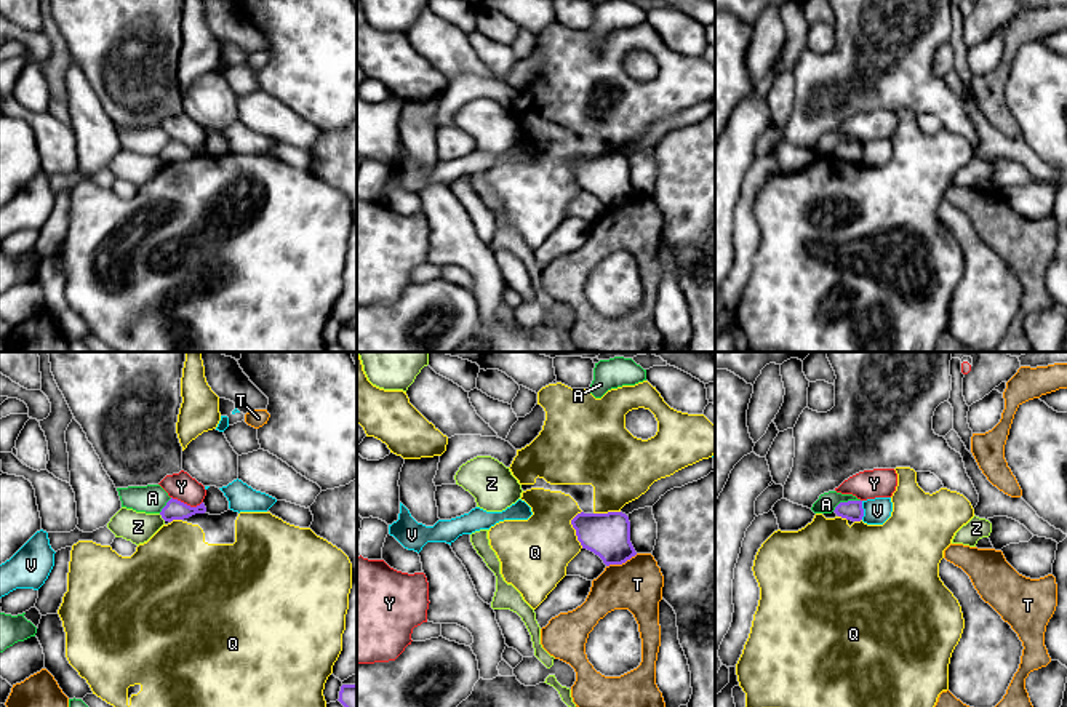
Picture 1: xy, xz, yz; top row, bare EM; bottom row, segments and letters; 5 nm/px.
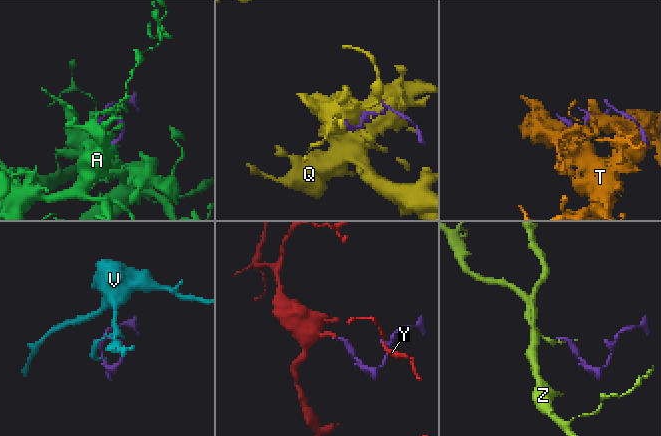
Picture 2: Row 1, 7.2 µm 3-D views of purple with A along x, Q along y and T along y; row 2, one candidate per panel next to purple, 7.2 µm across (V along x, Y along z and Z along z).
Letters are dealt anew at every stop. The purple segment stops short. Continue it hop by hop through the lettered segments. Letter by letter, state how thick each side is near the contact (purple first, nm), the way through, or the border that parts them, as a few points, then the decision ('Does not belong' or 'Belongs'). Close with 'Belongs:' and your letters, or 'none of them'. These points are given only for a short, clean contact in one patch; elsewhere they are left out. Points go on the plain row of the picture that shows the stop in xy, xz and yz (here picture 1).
A: Thickness 100 nm (purple) against 100 nm. Does not belong
Q: Thickness 220 nm (purple) against 340 nm. Does not belong
T: Thickness 220 nm (purple) against 260 nm. Does not belong
V: Thickness 100 nm (purple) against 130 nm. Boundary: yz (861, 143), (863, 160). Does not belong
Y: Thickness 100 nm (purple) against 140 nm. Boundary: xy (171, 138), (191, 147), (202, 144). Does not belong
Z: Thickness 100 nm (purple) against 160 nm. Boundary: xy (159, 155), (165, 162). Does not belong
Belongs: none of them

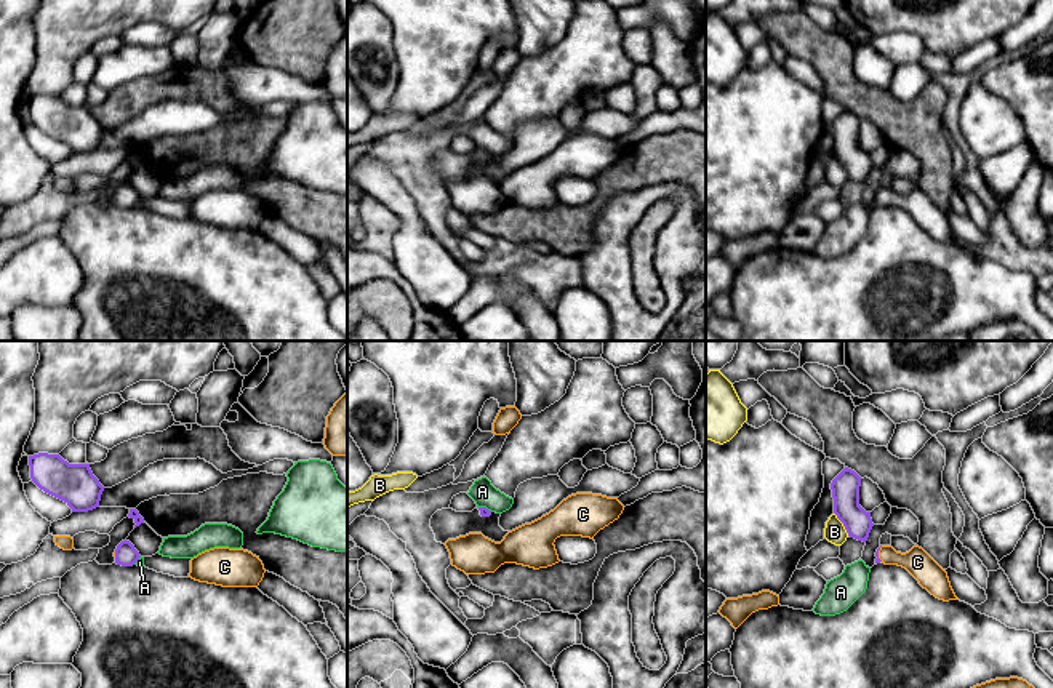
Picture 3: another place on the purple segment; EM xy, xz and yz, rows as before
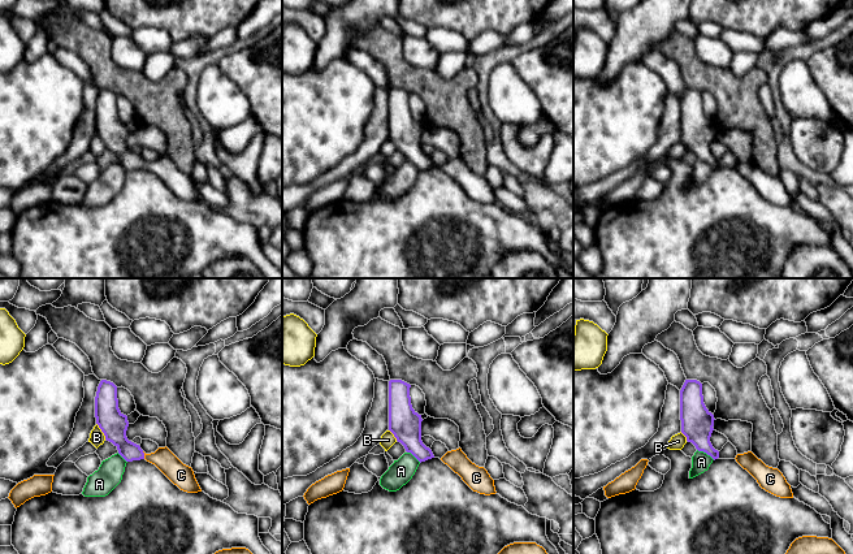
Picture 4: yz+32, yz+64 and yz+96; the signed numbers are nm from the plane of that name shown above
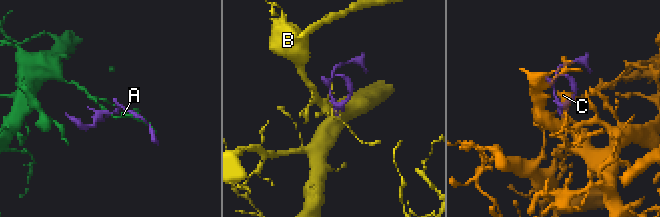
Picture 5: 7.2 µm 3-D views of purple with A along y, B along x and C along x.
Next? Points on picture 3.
A: Thickness 50 nm (purple) against 120 nm. Boundary: xz (479, 148), (492, 152). Does not belong
B: Thickness 140 nm (purple) against 110 nm. Does not belong
C: Thickness 30 nm (purple) against 140 nm. Path across: yz (877, 202), (877, 196), (917, 204). Belongs
Belongs: C

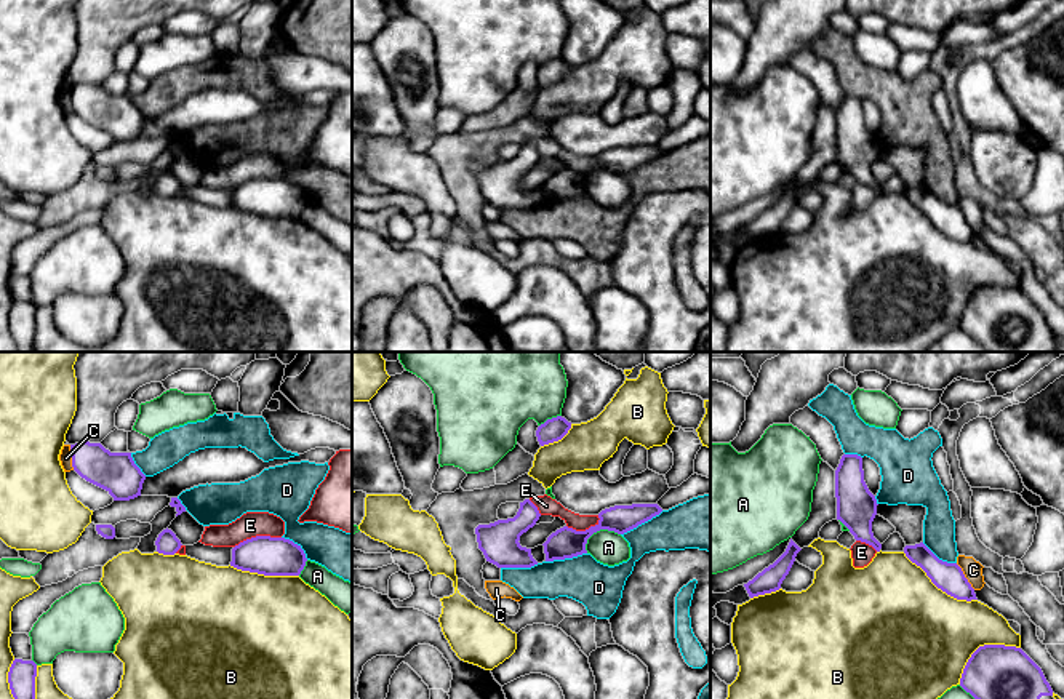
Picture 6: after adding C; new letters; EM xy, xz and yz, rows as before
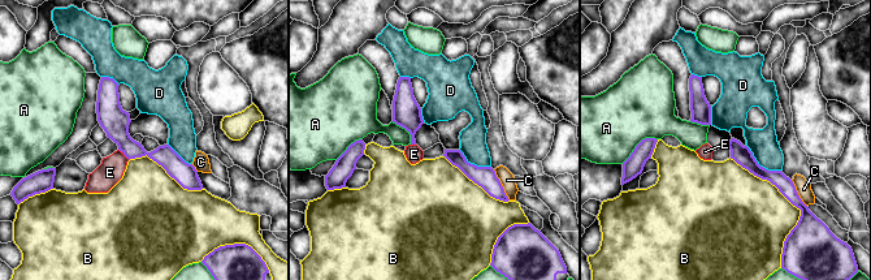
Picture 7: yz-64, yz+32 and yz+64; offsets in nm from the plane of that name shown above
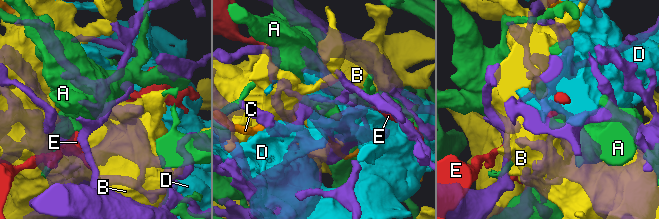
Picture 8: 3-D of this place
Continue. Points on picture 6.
A: Thickness 160 nm (purple) against 170 nm. Does not belong
B: Thickness 150 nm (purple) against 480 nm. Does not belong
C: Thickness 150 nm (purple) against 100 nm. Does not belong
D: Thickness 140 nm (purple) against 240 nm. Does not belong
E: Thickness 190 nm (purple) against 130 nm. Does not belong
Belongs: none of them

